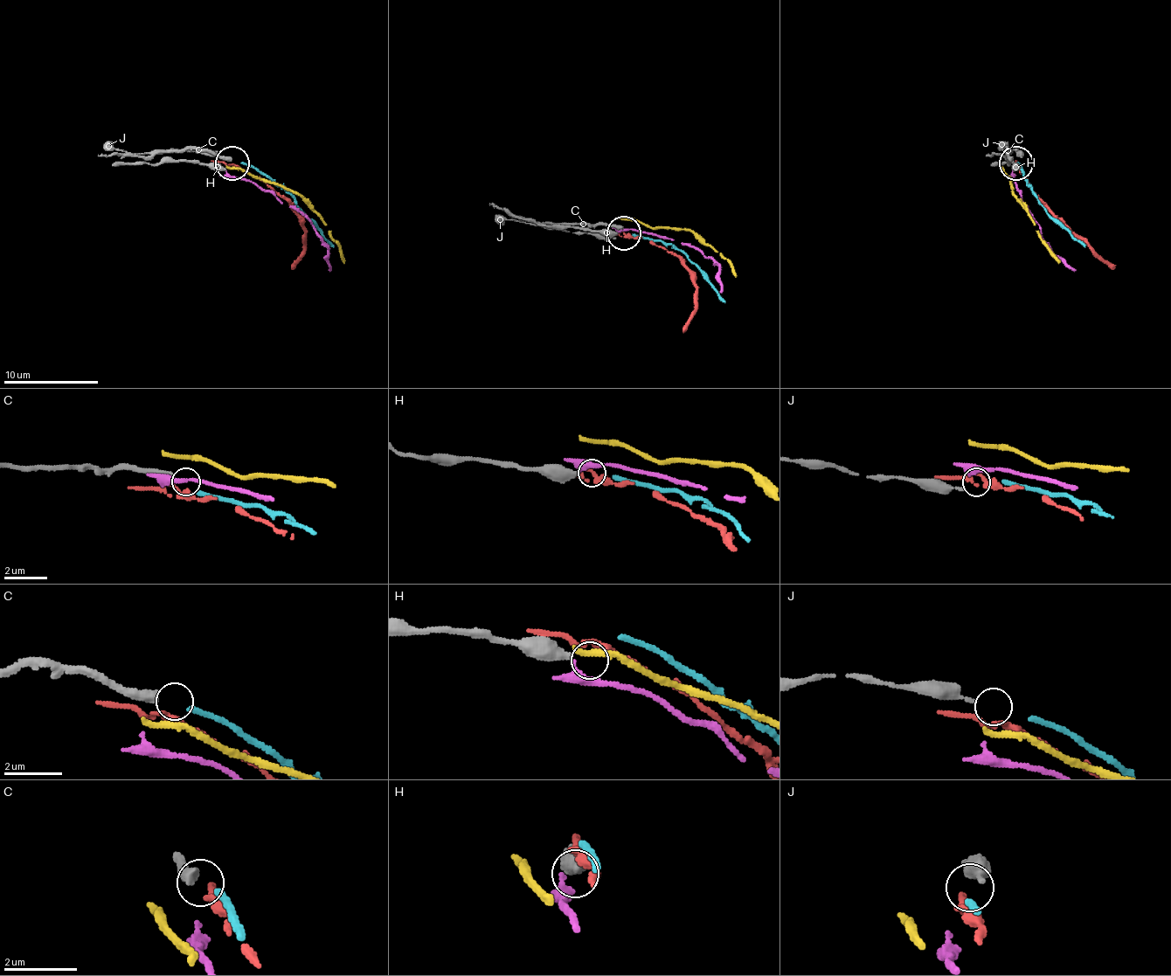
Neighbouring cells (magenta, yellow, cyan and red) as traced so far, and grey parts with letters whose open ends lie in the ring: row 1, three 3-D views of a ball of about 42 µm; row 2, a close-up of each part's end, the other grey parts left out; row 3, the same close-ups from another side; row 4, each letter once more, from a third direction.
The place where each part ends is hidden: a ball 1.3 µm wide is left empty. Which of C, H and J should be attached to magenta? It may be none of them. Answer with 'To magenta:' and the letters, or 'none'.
To magenta: none

